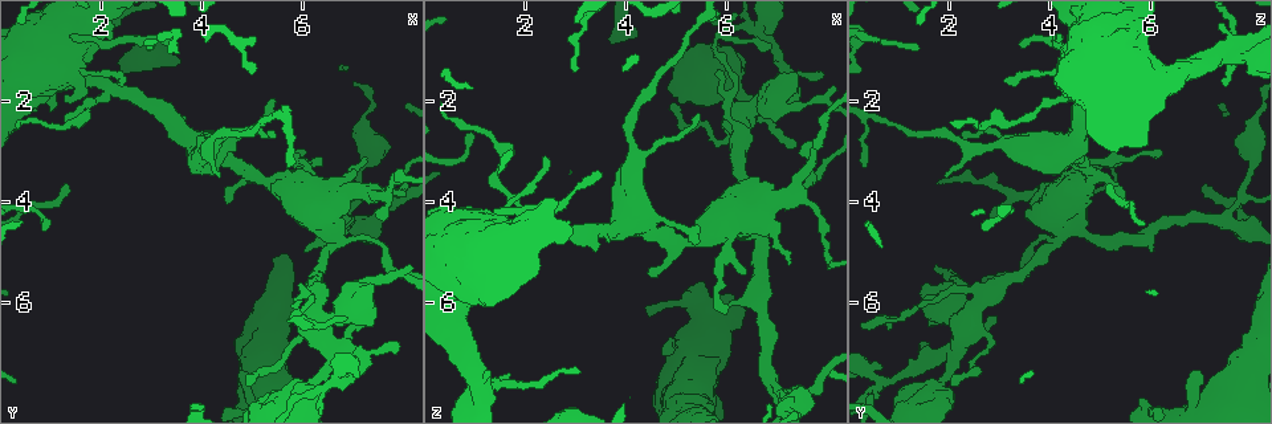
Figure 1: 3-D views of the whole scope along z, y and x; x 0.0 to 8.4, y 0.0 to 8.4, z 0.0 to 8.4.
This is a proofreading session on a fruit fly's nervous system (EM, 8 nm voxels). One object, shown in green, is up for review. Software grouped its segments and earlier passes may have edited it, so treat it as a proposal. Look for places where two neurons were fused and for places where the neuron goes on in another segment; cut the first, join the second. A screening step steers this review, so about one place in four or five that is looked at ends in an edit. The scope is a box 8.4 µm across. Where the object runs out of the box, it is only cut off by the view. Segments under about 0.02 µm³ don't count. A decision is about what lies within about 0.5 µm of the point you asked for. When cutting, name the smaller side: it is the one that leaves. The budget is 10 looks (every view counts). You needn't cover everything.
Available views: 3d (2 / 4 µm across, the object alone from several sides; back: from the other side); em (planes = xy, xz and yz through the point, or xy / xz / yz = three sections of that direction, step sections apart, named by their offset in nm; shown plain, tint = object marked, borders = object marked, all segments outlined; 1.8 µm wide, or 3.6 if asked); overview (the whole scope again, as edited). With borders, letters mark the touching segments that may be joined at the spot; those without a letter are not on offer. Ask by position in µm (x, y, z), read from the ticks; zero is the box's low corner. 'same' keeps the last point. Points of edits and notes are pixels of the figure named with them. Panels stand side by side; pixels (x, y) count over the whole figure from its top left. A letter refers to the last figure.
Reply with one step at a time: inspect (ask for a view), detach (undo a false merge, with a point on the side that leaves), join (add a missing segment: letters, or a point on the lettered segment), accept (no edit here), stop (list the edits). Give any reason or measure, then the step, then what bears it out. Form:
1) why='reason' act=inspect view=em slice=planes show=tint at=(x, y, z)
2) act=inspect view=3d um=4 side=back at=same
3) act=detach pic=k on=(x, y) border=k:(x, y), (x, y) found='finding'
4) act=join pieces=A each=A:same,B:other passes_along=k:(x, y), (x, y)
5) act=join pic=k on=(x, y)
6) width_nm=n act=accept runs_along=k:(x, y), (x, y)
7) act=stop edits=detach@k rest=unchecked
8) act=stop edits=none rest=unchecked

why='closes a loop' act=inspect view=em slice=planes show=borders at=(1.60, 0.90, 4.25)

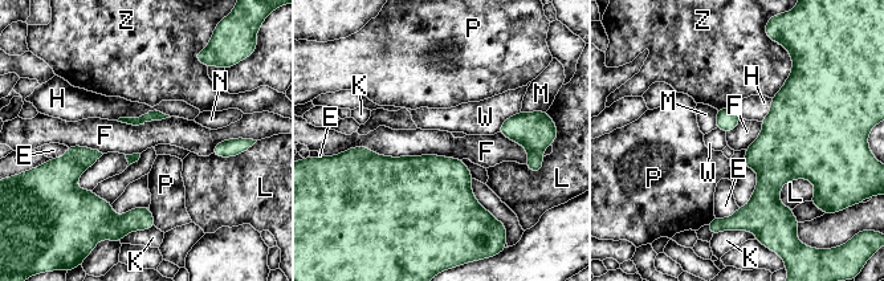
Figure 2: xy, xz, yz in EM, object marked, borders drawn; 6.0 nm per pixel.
act=accept each=E:other,F:other,H:other,K:other,L:other,M:other,N:other,P:other,W:other,Z:other border=2:(350, 147), (461, 161) found='continuous, no second neuron'

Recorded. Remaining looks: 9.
why='calibre changes' act=inspect view=3d um=4 at=(6.95, 4.75, 4.05)

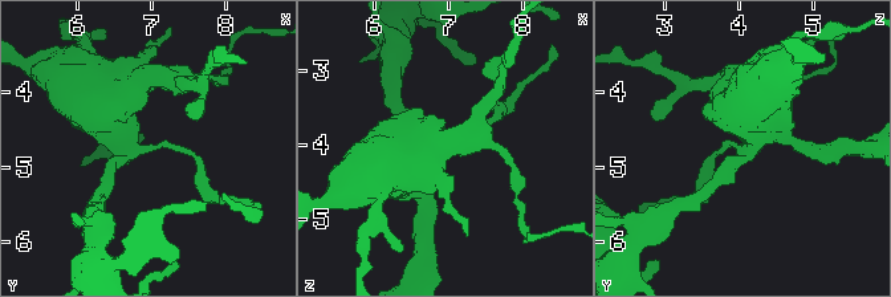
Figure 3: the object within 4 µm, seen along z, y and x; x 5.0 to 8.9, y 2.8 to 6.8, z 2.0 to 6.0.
act=inspect view=em um=3.6 slice=xy step=16 show=borders at=(6.85, 4.75, 4.10)

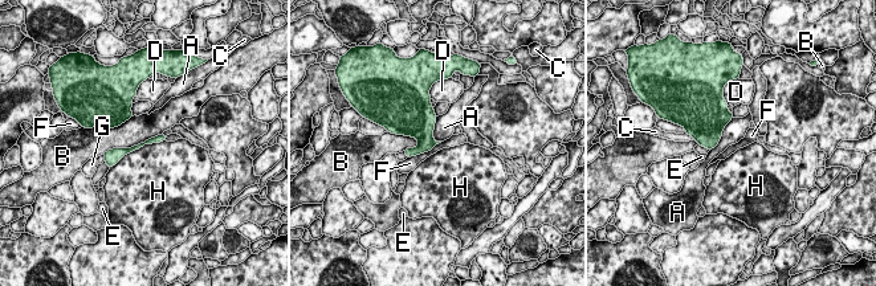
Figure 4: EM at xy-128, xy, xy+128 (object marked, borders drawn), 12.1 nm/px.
longest_contact=B:800nm act=accept each=A:other,B:other,C:other,D:other,E:other,F:other,G:other,H:other border=4:(733, 117), (709, 151) found='one neuron here'

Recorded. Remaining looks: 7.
why='four-way junction' act=inspect view=3d um=4 at=(6.70, 7.55, 0.65)

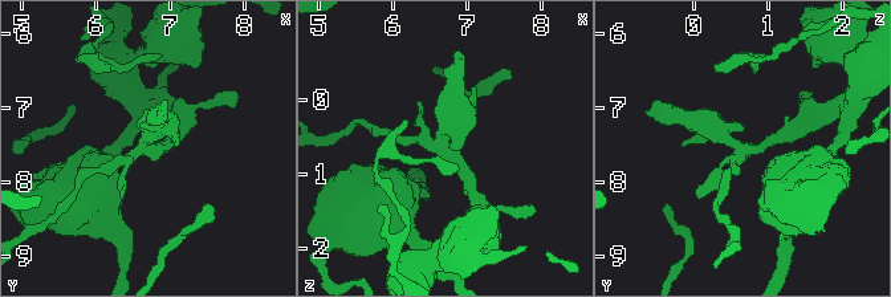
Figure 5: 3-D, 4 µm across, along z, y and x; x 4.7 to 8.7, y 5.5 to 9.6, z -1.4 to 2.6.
arms=4 why='need the tissue' act=inspect view=em slice=xz step=16 show=tint at=(6.65, 7.55, 0.65)

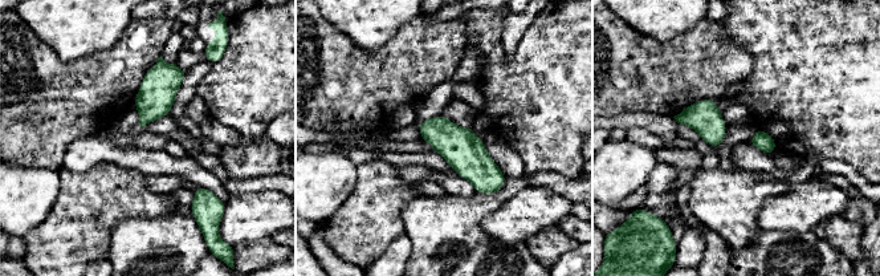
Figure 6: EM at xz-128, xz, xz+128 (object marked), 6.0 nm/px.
why='what lies round it' act=inspect view=em slice=xz step=16 show=borders at=same

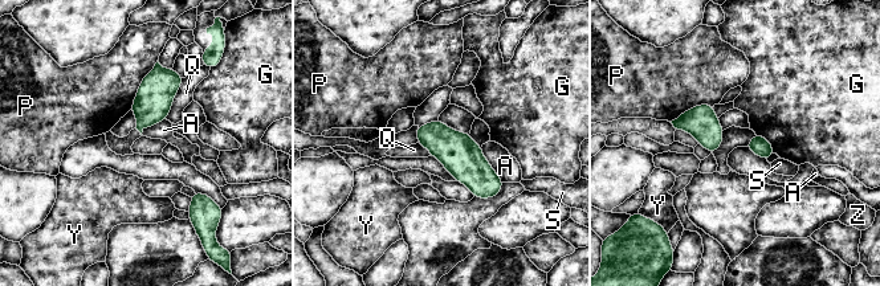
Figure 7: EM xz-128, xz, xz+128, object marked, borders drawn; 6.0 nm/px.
longest_contact=P:340nm act=accept each=A:other,G:other,P:other,Q:other,S:other,Y:other,Z:other found='one neuron here'

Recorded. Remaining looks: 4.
why='an open end' act=inspect view=3d um=4 at=(4.95, 7.55, 2.05)

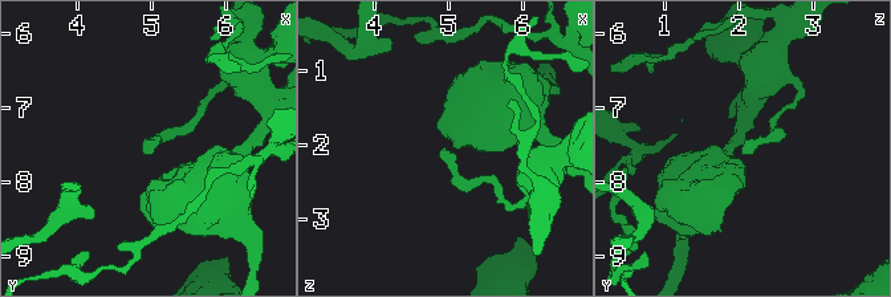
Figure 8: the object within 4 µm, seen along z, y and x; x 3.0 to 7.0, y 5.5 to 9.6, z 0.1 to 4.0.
why='need the tissue' act=inspect view=em slice=planes show=borders at=(4.95, 7.65, 2.05)

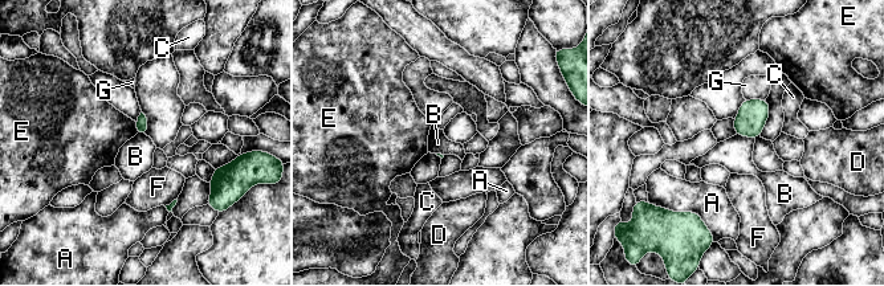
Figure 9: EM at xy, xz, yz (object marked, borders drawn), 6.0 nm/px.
act=accept each=A:other,B:other,C:other,D:other,E:other,F:other,G:other border=9:(736, 134), (754, 139) found='none of them fits'

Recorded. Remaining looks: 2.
act=stop edits=none rest=unchecked

